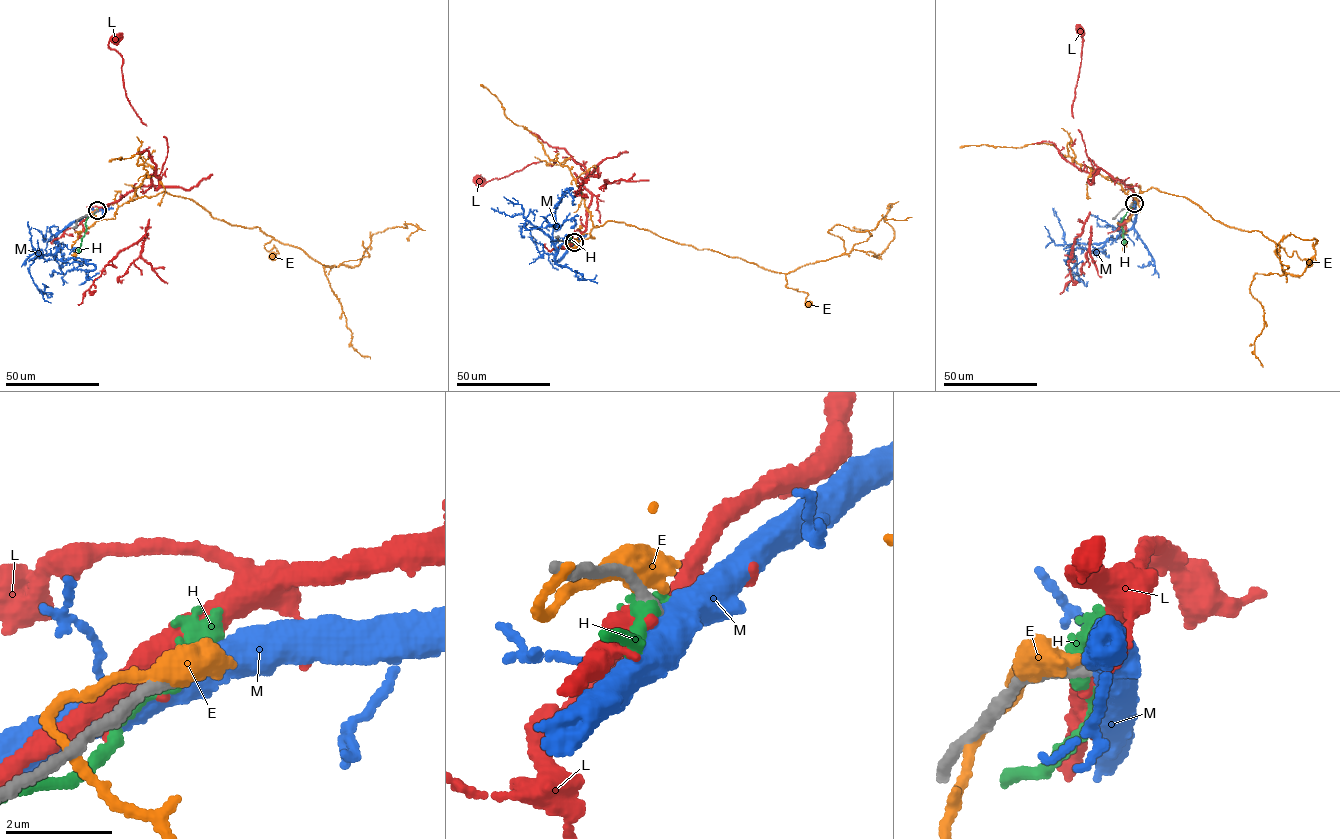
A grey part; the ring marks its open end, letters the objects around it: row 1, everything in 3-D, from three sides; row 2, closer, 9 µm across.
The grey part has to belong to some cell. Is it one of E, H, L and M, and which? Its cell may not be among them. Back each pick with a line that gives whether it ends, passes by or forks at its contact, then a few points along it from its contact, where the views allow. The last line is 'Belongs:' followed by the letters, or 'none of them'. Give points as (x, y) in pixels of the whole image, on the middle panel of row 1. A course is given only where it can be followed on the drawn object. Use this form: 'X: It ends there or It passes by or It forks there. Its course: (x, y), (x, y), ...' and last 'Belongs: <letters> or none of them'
Belongs: none of them

